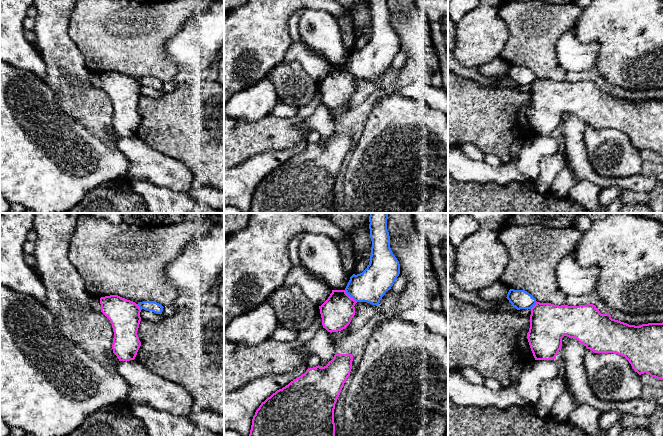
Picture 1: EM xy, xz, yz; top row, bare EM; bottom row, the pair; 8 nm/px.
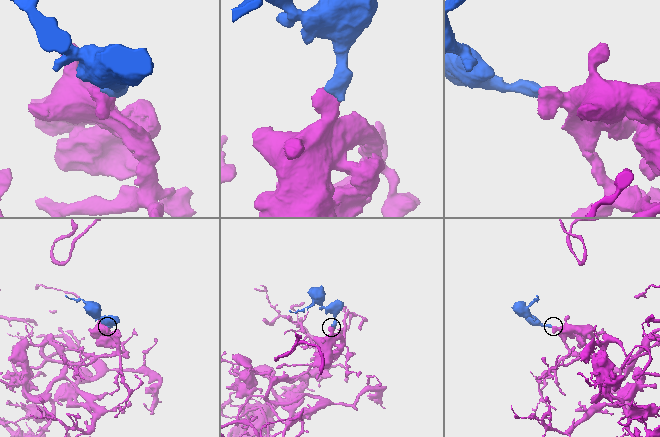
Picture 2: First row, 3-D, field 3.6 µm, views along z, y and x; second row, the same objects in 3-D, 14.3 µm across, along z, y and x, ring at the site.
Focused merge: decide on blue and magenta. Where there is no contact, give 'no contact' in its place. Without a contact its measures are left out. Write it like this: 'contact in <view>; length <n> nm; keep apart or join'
contact in xz; length 140 nm; keep apart

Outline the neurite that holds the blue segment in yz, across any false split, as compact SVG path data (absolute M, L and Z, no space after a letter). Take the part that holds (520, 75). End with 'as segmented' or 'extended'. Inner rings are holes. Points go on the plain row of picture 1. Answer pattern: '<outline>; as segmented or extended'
M510 65L506 74L517 86L531 85L537 78L536 75L525 66Z; as segmented

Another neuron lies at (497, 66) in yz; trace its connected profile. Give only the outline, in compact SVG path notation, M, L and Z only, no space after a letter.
M497 56L492 61L481 65L478 69L482 75L492 77L506 74L509 66L500 56Z

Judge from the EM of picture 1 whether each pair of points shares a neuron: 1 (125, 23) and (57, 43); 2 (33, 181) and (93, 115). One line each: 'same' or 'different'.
1: different
2: different

